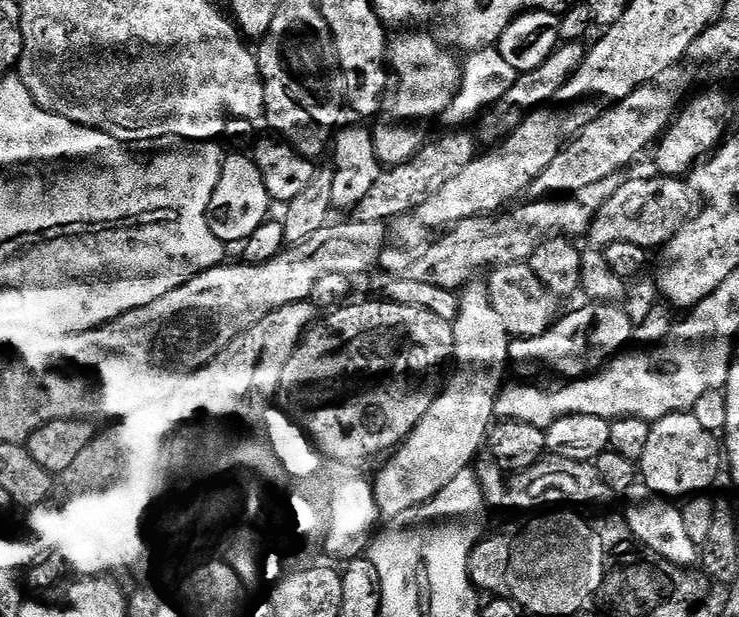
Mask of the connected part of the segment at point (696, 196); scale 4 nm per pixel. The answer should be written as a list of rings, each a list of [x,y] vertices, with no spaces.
[[[651,174],[641,180],[627,179],[618,194],[602,206],[602,210],[592,221],[591,231],[596,232],[596,240],[601,246],[630,242],[649,250],[663,249],[686,226],[700,215],[702,197],[687,179],[678,176]]]

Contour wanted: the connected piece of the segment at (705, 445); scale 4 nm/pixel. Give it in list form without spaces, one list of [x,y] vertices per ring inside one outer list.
[[[691,411],[675,412],[651,425],[652,433],[642,461],[642,480],[648,483],[649,490],[657,497],[676,498],[672,496],[684,496],[683,498],[691,498],[697,494],[707,493],[709,491],[707,488],[715,482],[716,475],[720,472],[720,460],[722,464],[721,441],[719,444],[708,433],[707,426],[698,417],[692,415],[696,414]]]

